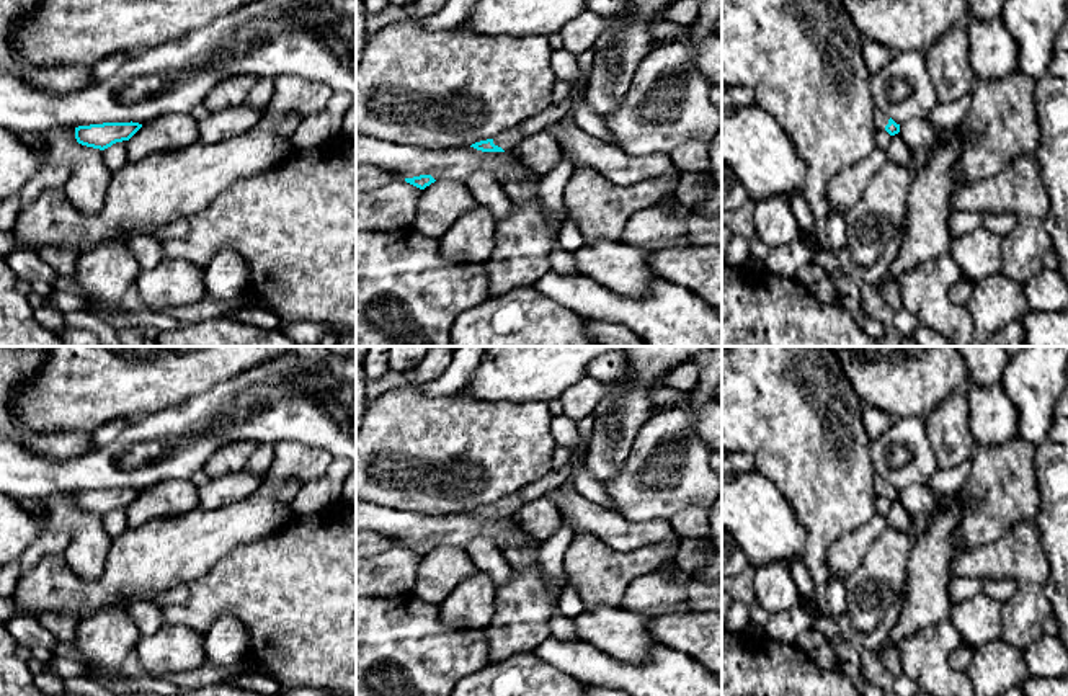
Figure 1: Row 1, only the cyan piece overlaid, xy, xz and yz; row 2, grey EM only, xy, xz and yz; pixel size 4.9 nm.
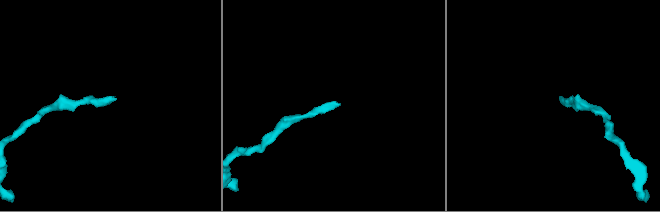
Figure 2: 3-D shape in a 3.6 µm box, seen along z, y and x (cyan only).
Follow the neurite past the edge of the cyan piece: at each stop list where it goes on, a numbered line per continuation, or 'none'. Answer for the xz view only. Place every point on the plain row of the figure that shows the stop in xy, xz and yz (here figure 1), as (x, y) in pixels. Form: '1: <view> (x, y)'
1: xz (508, 505)

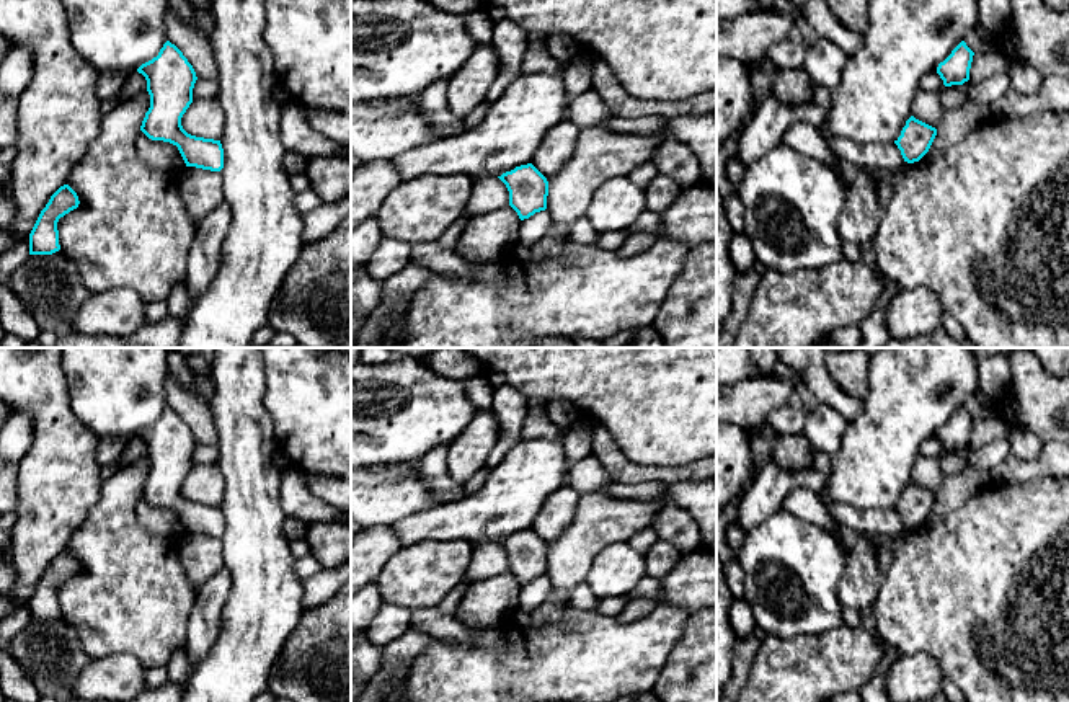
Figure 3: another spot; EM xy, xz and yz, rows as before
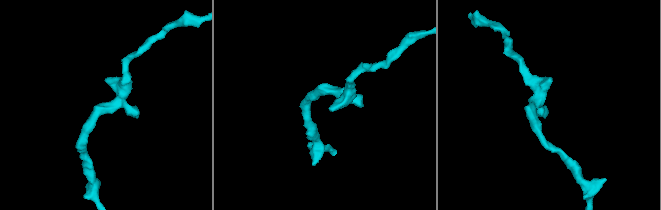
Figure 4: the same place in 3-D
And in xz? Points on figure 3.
none

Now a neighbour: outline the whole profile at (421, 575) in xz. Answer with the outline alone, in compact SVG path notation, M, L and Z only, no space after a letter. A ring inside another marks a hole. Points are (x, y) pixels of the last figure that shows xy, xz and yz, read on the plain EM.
M437 539L401 545L377 578L384 602L408 609L436 607L462 584L473 547L464 540Z

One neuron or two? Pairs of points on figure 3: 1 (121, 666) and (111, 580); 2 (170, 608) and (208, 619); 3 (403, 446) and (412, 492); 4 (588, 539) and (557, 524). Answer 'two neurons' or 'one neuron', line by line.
1: two neurons
2: two neurons
3: two neurons
4: two neurons

